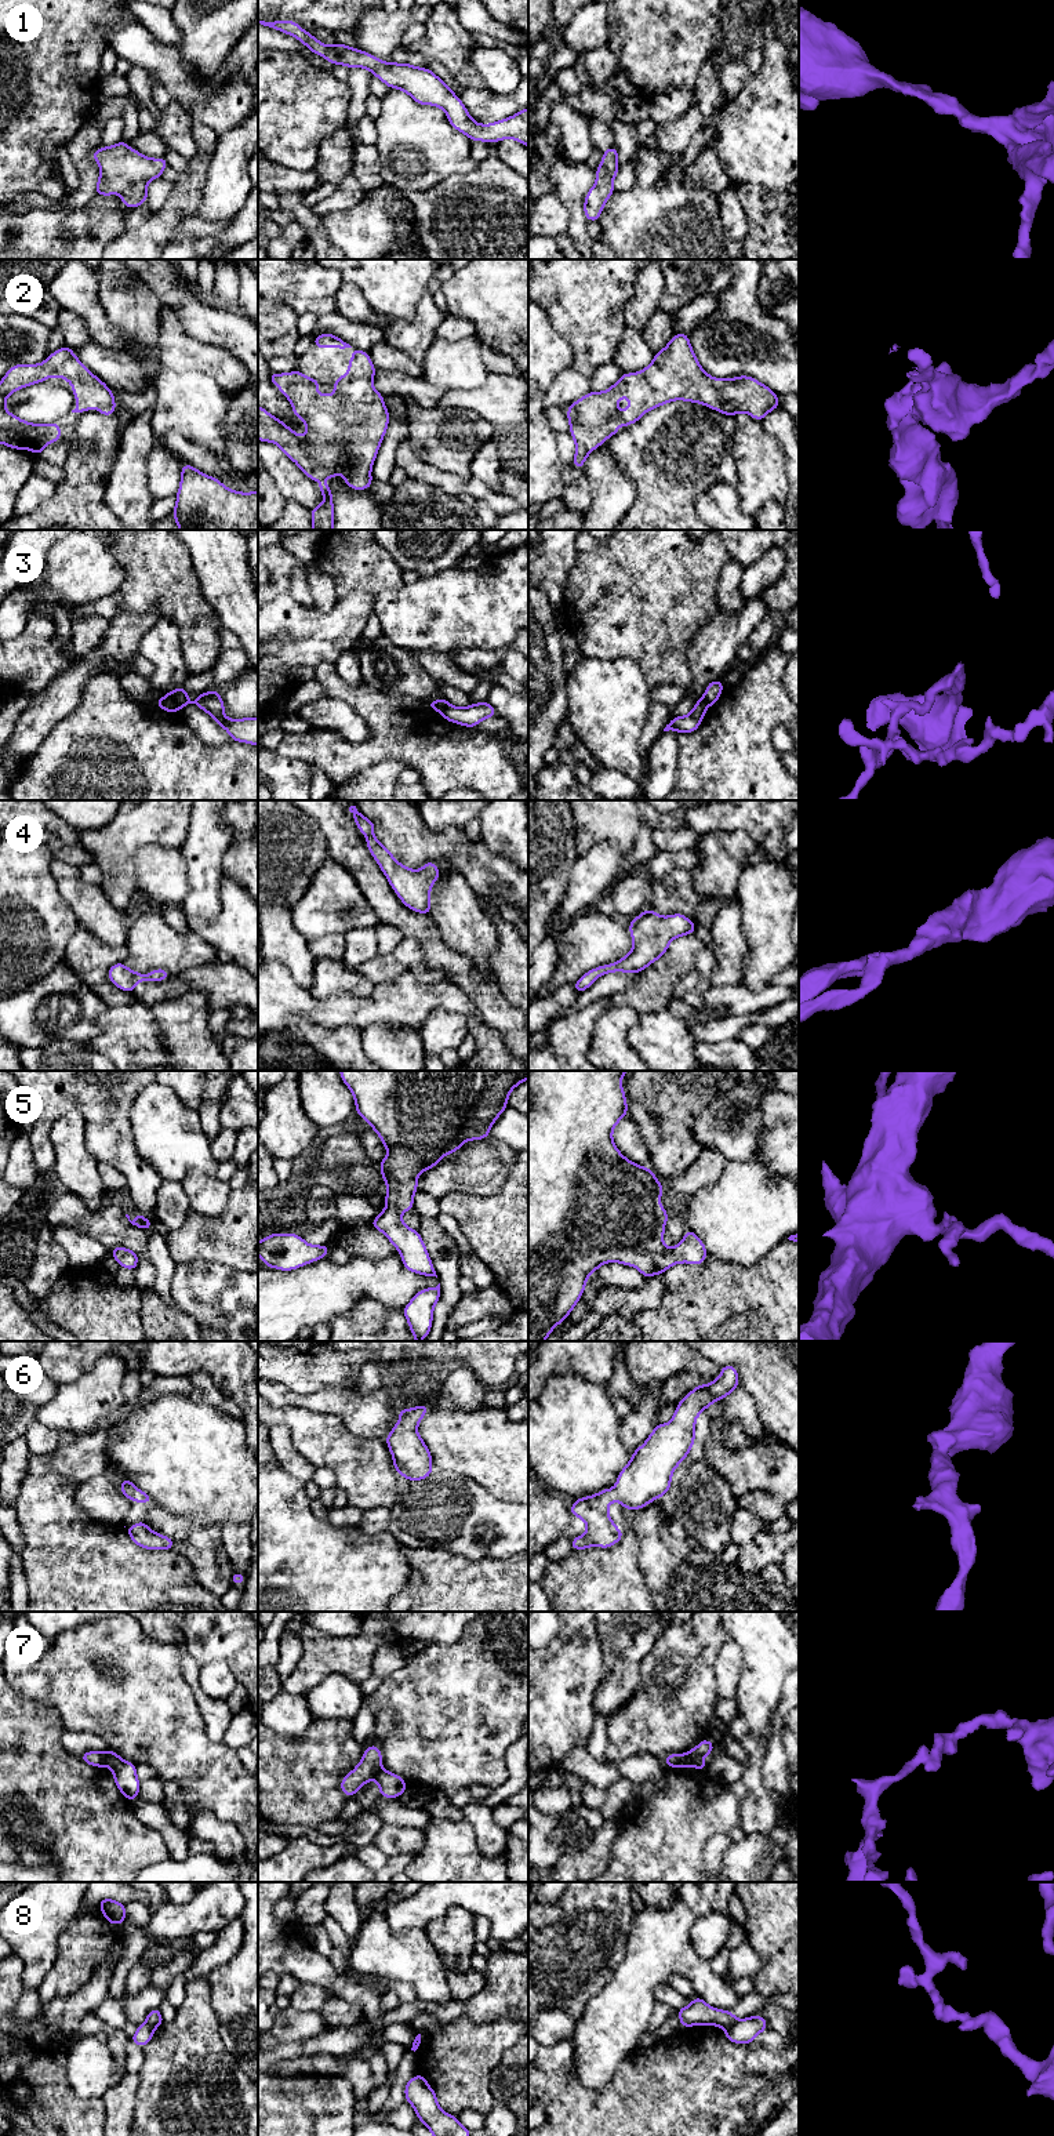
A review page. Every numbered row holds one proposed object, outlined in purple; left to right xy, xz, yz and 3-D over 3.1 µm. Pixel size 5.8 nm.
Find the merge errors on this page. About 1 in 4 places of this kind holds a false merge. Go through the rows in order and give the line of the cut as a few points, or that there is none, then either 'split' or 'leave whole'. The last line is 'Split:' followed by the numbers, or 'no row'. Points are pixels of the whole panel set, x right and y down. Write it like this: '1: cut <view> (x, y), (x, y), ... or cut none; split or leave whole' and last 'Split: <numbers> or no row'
1: cut none; leave whole
2: cut none; leave whole
3: cut xy (166, 696), (171, 697), (180, 708); split
4: cut none; leave whole
5: cut none; leave whole
6: cut none; leave whole
7: cut xy (105, 1753), (106, 1765); split
8: cut yz (737, 2020), (724, 2029); split
Split: 3, 7, 8

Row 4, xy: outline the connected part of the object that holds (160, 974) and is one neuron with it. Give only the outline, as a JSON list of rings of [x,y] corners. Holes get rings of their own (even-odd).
[[[123,962],[113,965],[108,971],[108,978],[121,991],[132,992],[135,985],[141,981],[157,982],[166,980],[170,973],[164,969],[156,969],[149,974],[139,974],[123,965]]]

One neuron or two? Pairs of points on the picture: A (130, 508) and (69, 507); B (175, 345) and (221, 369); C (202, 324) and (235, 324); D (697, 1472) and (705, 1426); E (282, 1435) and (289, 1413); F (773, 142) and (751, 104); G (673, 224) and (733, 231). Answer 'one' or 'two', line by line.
A: two
B: one
C: one
D: two
E: two
F: one
G: two

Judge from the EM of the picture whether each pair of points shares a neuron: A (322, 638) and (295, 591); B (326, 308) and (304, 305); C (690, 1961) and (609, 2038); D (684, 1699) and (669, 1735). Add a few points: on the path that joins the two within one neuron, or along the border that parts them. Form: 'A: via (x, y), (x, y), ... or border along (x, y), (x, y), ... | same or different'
A: border along (272, 599), (290, 595), (302, 605), (312, 606) | different
B: via (320, 307), (309, 305) | same
C: via (665, 1965), (618, 2013) | same
D: via (684, 1707), (669, 1726) | same

